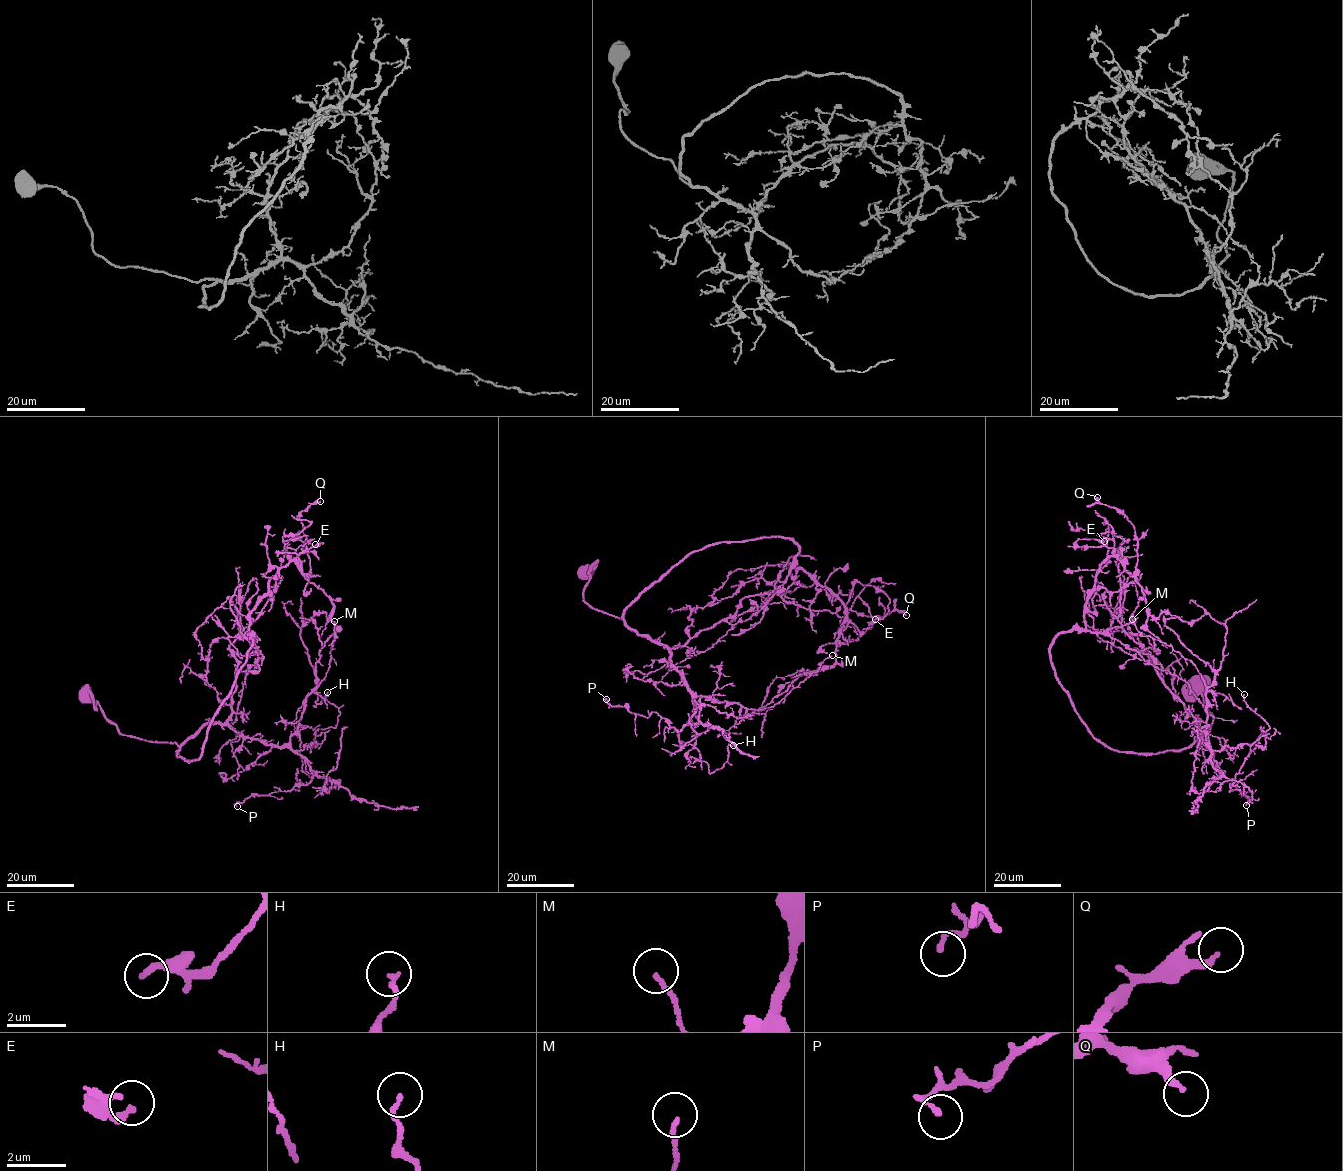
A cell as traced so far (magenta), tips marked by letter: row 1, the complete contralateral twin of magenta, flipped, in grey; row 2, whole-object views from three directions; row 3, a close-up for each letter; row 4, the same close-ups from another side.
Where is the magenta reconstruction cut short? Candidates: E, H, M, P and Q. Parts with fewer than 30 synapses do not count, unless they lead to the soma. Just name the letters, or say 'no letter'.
no letter

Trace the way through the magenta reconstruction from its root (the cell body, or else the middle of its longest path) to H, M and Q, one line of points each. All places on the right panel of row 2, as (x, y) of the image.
H: (1200, 685), (1212, 721), (1194, 737), (1198, 719), (1213, 750), (1264, 746), (1269, 727), (1244, 694)
M: (1200, 685), (1212, 721), (1194, 737), (1198, 719), (1207, 746), (1200, 673), (1170, 645), (1142, 635), (1132, 619)
Q: (1200, 685), (1212, 721), (1195, 740), (1200, 720), (1117, 620), (1118, 548), (1132, 575), (1137, 539), (1097, 497)

